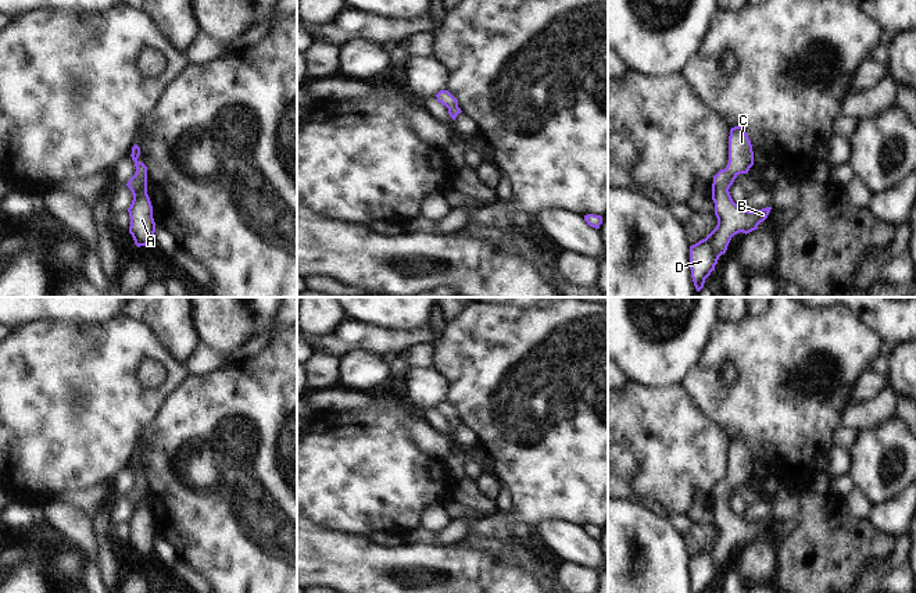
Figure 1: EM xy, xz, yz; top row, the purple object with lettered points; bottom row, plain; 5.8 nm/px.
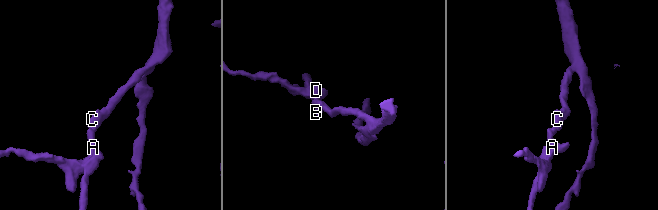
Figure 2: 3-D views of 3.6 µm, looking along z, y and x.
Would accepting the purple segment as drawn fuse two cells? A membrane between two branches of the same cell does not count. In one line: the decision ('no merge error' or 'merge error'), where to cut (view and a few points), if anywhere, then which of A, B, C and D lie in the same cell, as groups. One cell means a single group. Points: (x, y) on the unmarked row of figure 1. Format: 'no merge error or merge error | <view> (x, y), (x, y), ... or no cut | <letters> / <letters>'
no merge error | no cut | A B C D

